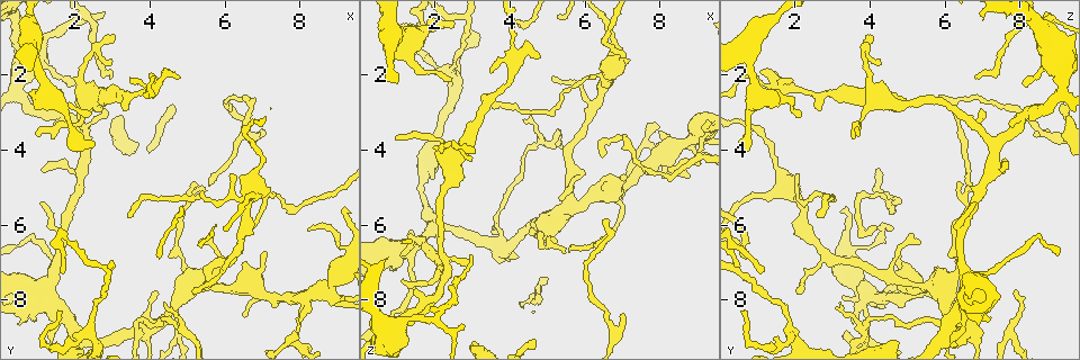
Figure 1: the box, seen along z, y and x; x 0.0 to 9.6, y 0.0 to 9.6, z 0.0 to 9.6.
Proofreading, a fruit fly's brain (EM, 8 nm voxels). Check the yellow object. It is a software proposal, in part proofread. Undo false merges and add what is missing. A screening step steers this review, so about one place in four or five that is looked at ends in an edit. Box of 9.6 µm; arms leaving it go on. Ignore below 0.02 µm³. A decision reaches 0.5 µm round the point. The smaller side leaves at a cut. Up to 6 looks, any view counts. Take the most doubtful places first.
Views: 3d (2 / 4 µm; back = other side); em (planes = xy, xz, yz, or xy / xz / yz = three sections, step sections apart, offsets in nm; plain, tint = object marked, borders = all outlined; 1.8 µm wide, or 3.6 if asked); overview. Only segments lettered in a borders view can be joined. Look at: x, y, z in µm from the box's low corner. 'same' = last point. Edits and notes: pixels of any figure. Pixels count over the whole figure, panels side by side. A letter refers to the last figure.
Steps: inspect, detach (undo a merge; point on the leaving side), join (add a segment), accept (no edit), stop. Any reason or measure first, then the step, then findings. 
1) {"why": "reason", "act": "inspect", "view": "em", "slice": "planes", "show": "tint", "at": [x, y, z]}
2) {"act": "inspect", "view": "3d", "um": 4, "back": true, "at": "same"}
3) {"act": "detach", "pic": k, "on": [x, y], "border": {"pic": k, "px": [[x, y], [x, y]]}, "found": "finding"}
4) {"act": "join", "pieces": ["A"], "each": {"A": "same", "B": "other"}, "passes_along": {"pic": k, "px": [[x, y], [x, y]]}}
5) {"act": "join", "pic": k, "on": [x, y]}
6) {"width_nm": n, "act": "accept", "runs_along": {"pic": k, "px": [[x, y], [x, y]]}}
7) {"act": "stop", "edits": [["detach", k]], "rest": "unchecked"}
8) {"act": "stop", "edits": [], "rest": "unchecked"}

{"why": "abrupt turn", "act": "inspect", "view": "3d", "um": 2, "back": true, "at": [8.20, 7.90, 4.00]}

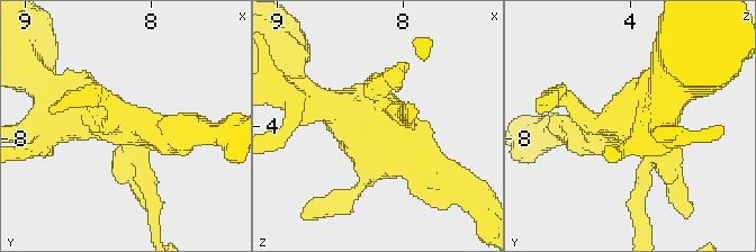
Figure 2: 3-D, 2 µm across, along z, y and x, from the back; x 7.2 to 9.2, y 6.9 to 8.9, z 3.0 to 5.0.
{"act": "inspect", "view": "em", "slice": "planes", "show": "tint", "at": [8.18, 7.90, 4.02]}

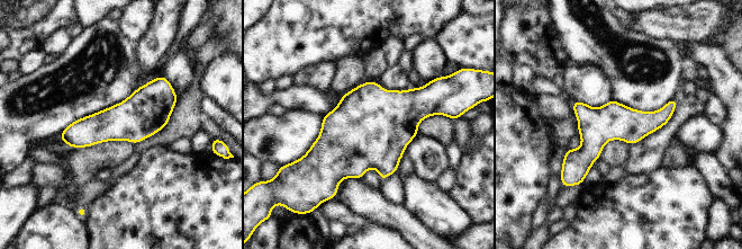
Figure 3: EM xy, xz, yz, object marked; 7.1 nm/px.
{"why": "see the neighbours", "act": "inspect", "view": "em", "slice": "planes", "show": "borders", "at": "same"}

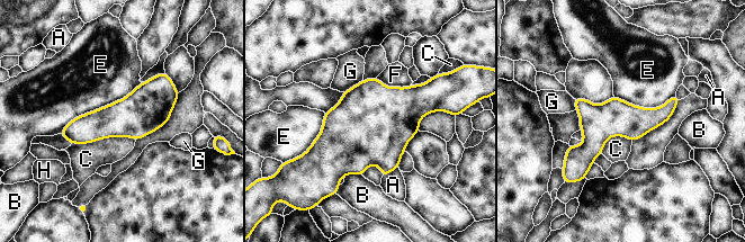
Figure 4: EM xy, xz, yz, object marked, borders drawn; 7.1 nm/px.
{"longest_contact_nm": ["E", 700], "act": "accept", "each": {"A": "other", "B": "other", "C": "other", "E": "other", "F": "other", "G": "other", "H": "other"}, "border": {"pic": 4, "px": [[135, 140], [108, 136], [71, 144]]}, "found": "continuous, no second neuron"}

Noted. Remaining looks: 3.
{"act": "inspect", "view": "em", "slice": "planes", "show": "borders", "at": [2.50, 3.80, 0.65]}

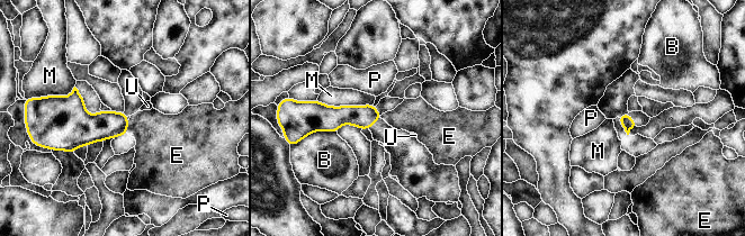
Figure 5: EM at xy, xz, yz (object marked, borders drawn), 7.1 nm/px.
{"width_nm": 100, "longest_contact_nm": ["M", 400], "act": "accept", "each": {"B": "other", "E": "other", "M": "other", "P": "other", "U": "other"}, "found": "none of them fits"}

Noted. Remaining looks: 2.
{"why": "branch stops here", "act": "inspect", "view": "3d", "um": 2, "at": [4.80, 2.15, 1.45]}

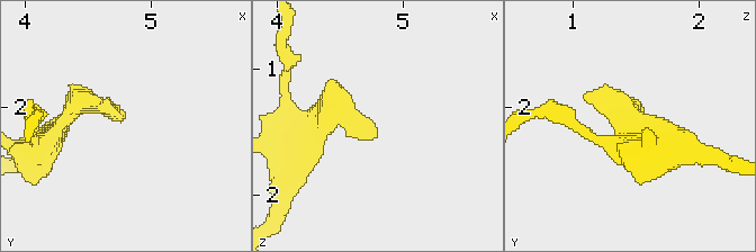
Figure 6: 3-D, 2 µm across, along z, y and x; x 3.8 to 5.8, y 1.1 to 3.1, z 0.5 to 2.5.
{"why": "shape alone is not enough", "act": "inspect", "view": "em", "slice": "xz", "step": 16, "show": "borders", "at": [4.78, 2.08, 1.40]}

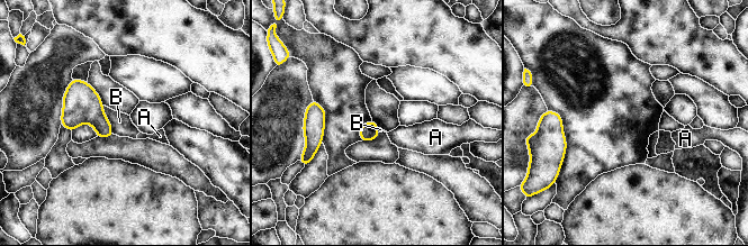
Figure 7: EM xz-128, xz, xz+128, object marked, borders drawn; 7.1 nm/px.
{"act": "accept", "each": {"A": "other", "B": "other"}, "found": "no lettered segment goes on from it"}

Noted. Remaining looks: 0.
{"act": "stop", "edits": [], "rest": "unchecked"}

